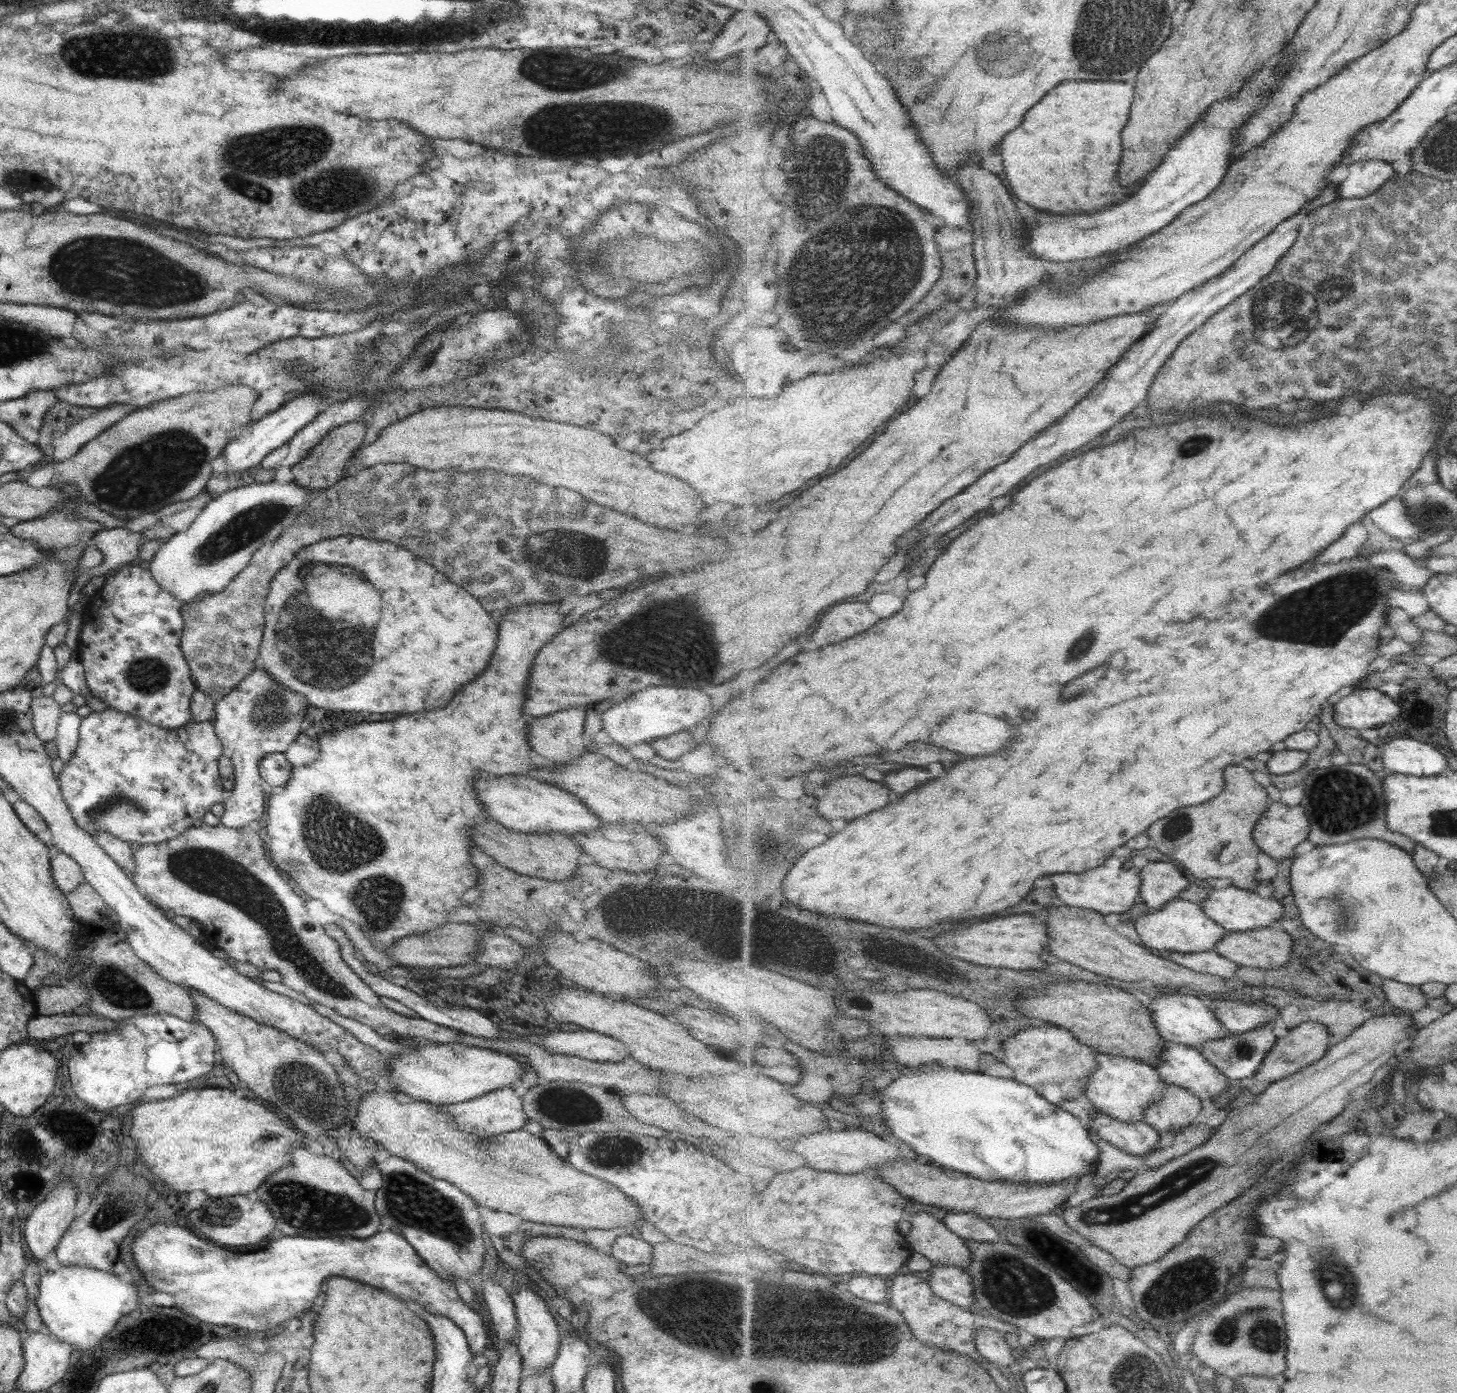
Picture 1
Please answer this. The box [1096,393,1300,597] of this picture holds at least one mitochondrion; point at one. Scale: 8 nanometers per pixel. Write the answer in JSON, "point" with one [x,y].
{"point":[1192,449]}

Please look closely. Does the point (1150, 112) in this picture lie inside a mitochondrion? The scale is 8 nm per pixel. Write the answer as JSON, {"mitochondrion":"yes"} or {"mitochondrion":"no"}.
{"mitochondrion":"no"}

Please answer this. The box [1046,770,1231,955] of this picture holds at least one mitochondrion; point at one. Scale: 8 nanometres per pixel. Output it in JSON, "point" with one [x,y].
{"point":[1178,826]}

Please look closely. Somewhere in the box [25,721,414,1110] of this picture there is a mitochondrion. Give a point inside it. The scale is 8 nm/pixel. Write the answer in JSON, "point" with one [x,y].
{"point":[207,870]}

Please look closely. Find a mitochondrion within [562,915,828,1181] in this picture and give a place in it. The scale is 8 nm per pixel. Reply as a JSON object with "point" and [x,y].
{"point":[613,1154]}

